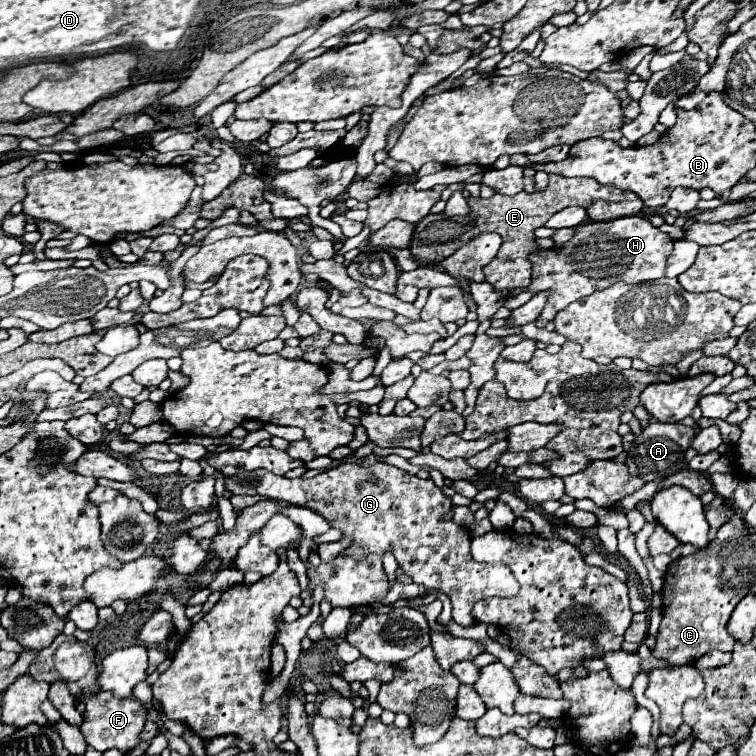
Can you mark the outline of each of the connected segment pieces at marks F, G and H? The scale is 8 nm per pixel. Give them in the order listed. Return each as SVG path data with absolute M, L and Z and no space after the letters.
M101 691L99 695L87 699L83 735L85 735L85 741L101 753L111 747L117 747L119 751L129 753L139 743L139 735L143 731L145 719L147 719L147 709L135 697L115 697L109 691Z
M363 459L347 461L339 465L337 469L331 469L327 473L319 473L313 479L287 479L287 477L277 477L269 471L251 471L251 473L241 473L235 477L225 479L225 489L229 489L235 495L263 495L269 499L279 499L287 501L295 507L307 507L319 513L323 519L329 521L333 529L339 529L343 537L351 539L351 545L341 551L341 555L351 555L355 559L365 559L369 553L375 553L383 557L385 553L393 553L399 567L403 569L405 575L413 579L413 583L423 585L425 589L435 589L439 593L445 593L451 600L452 619L459 623L461 627L473 627L477 621L473 617L473 605L479 599L487 597L511 597L519 591L519 583L515 575L511 575L511 569L503 563L477 563L471 557L469 545L471 545L471 535L463 525L457 525L455 521L443 521L443 515L447 513L447 503L451 503L441 489L431 481L431 477L421 479L417 475L411 475L399 467L393 467L383 461L375 461L373 465L363 465Z
M619 217L619 219L611 219L611 221L589 221L589 223L581 223L575 227L575 235L565 243L565 245L557 245L557 247L535 247L535 251L529 255L531 265L533 265L533 275L531 275L531 285L527 287L527 291L531 291L533 295L537 295L539 291L547 291L547 303L541 311L541 315L537 317L535 325L537 327L545 327L563 307L567 307L569 303L591 295L593 291L601 291L611 287L617 281L625 281L625 283L643 283L643 281L653 281L665 275L665 265L667 265L667 257L673 251L673 241L667 233L659 231L657 227L653 227L649 223L649 219L643 217Z

